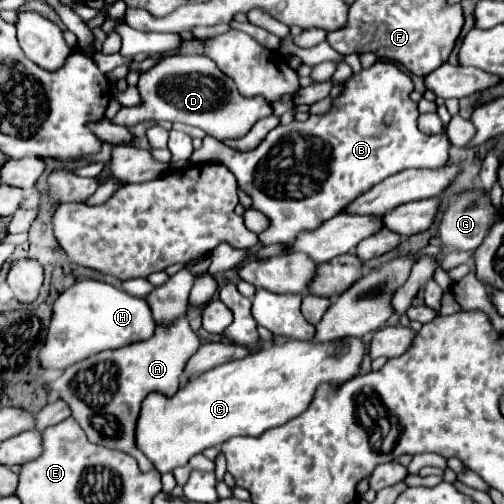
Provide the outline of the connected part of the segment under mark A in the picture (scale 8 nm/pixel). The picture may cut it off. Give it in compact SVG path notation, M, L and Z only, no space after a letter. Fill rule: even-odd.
M187 319L175 321L171 327L157 325L157 333L137 345L101 351L85 361L71 365L57 381L47 387L59 391L61 399L73 411L73 417L87 433L89 441L107 449L117 449L133 455L139 463L141 471L151 471L153 463L137 449L135 443L135 427L141 413L141 403L149 393L161 393L165 397L173 397L181 385L181 373L189 357L199 349L199 337L189 327ZM119 369L121 369L121 385L119 385ZM107 415L115 419L107 419Z

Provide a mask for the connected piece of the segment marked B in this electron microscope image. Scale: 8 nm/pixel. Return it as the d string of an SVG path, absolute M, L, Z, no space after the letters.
M379 59L371 69L363 69L347 81L345 91L333 101L333 109L327 115L311 115L309 121L303 123L291 121L289 125L279 125L251 151L237 151L213 137L205 137L203 147L195 149L189 161L217 161L237 177L241 191L253 199L253 207L269 217L269 229L259 235L263 245L293 243L299 233L313 231L321 223L339 215L341 209L355 201L355 197L363 195L389 175L409 167L437 169L447 163L449 139L445 133L425 135L417 129L419 111L417 103L409 99L411 91L413 81L395 63Z

